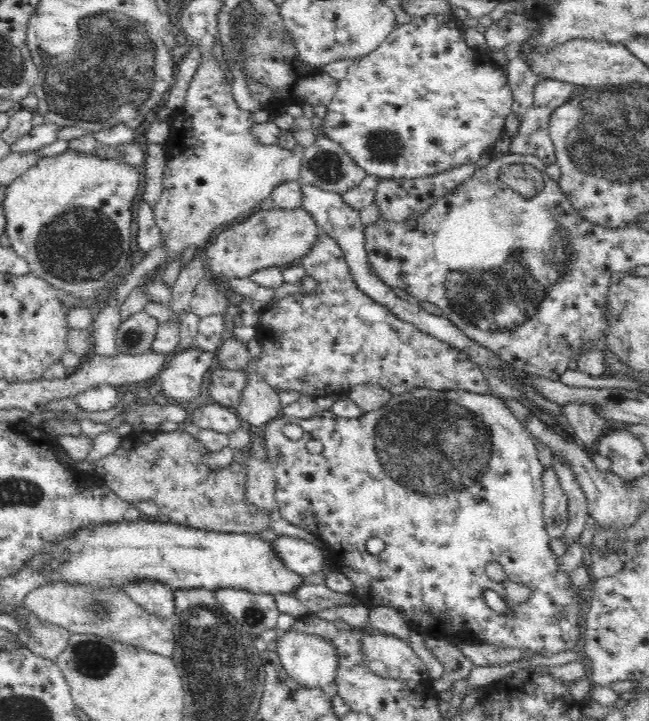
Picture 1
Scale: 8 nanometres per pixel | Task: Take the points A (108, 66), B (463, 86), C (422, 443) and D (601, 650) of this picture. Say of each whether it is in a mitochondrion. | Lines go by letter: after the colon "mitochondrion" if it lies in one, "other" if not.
A: mitochondrion
B: other
C: mitochondrion
D: other

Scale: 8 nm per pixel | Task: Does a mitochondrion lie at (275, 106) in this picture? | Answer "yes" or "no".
no

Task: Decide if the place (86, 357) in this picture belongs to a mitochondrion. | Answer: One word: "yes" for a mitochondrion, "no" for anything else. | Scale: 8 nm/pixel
no

